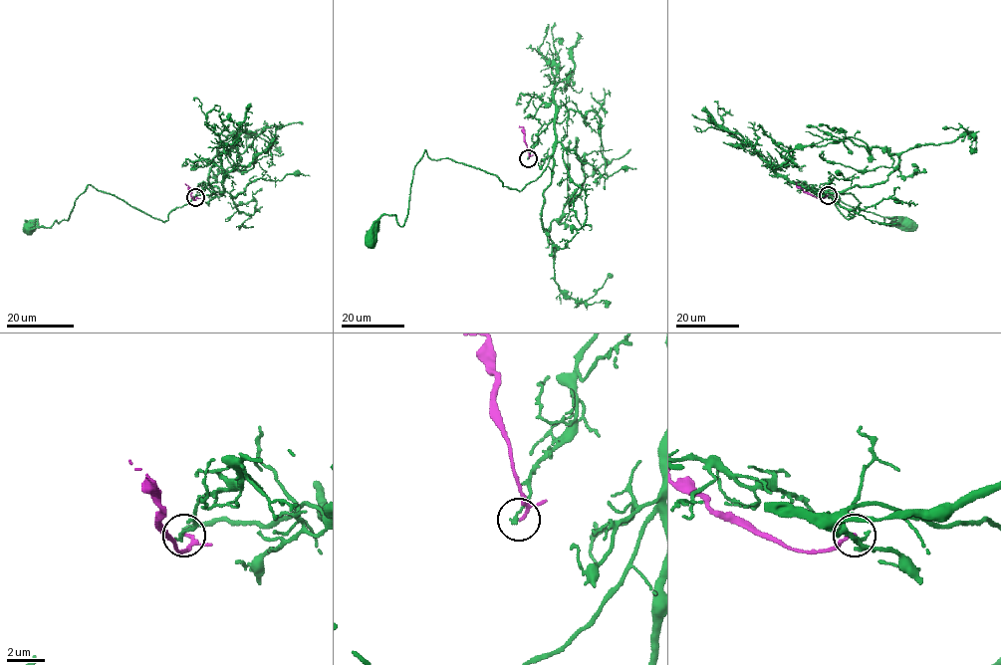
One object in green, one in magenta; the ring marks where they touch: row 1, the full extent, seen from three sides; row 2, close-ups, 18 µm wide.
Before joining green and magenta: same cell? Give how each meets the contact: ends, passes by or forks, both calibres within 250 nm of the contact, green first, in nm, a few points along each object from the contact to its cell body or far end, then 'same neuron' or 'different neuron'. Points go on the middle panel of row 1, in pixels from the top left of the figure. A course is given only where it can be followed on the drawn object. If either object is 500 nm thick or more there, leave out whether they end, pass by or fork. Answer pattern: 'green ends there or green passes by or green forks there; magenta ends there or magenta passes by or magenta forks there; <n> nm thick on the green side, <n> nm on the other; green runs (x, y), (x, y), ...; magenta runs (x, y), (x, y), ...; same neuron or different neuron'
green ends there; magenta ends there; 180 nm thick on the green side, 160 nm on the other; green runs (528, 158), (539, 128), (552, 121), (552, 156), (520, 191), (424, 151), (405, 223), (382, 215), (370, 239); magenta runs (528, 158), (524, 130), (519, 125); different neuron

